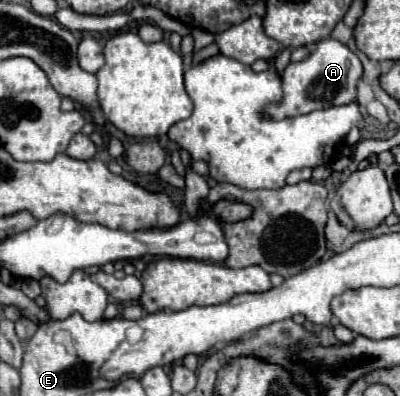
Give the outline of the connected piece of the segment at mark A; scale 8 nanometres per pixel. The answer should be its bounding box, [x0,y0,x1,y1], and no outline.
[271,38,363,120]

